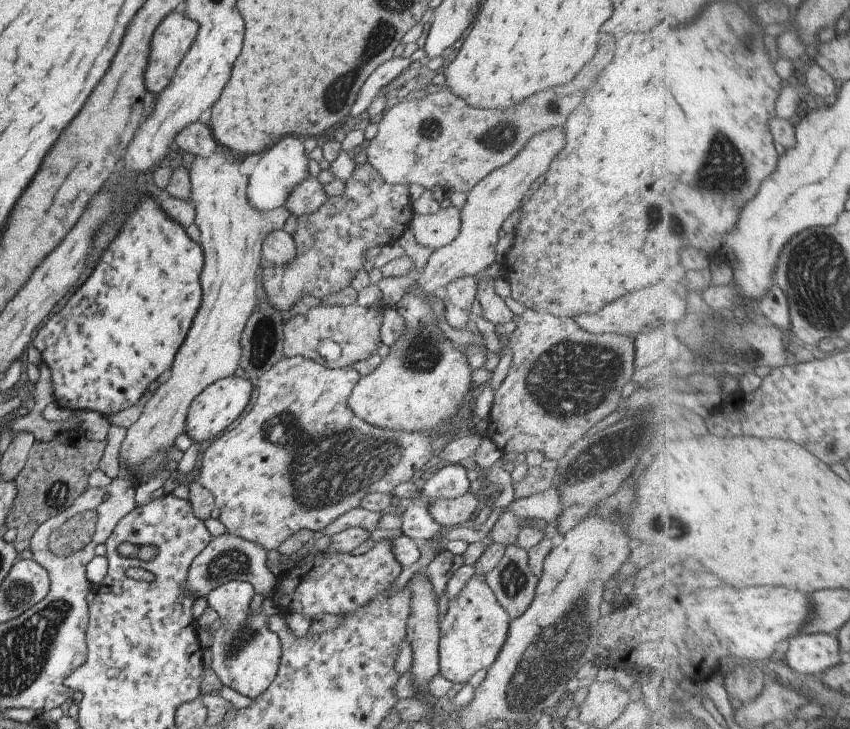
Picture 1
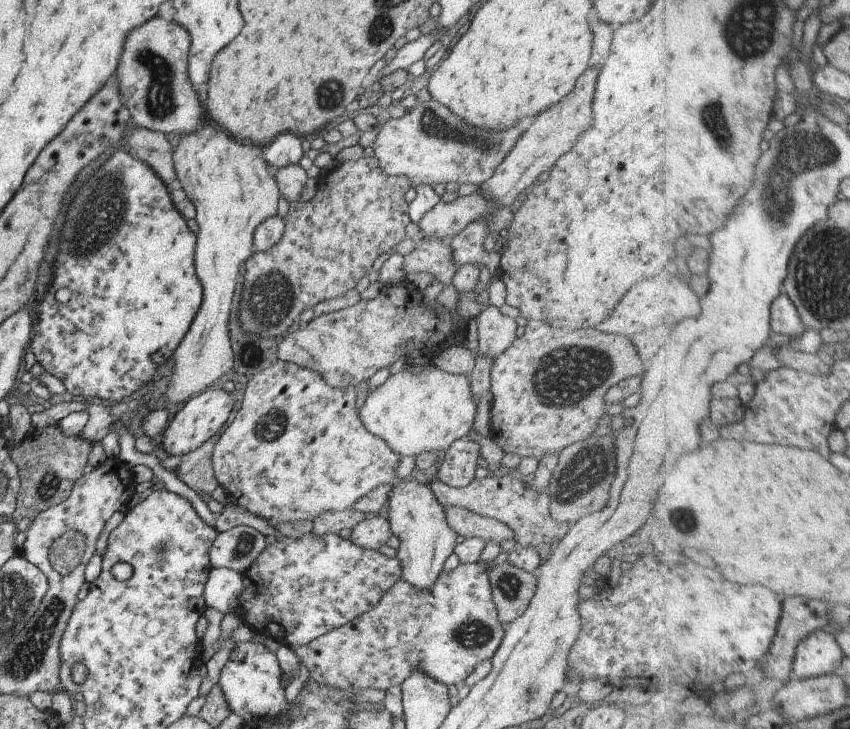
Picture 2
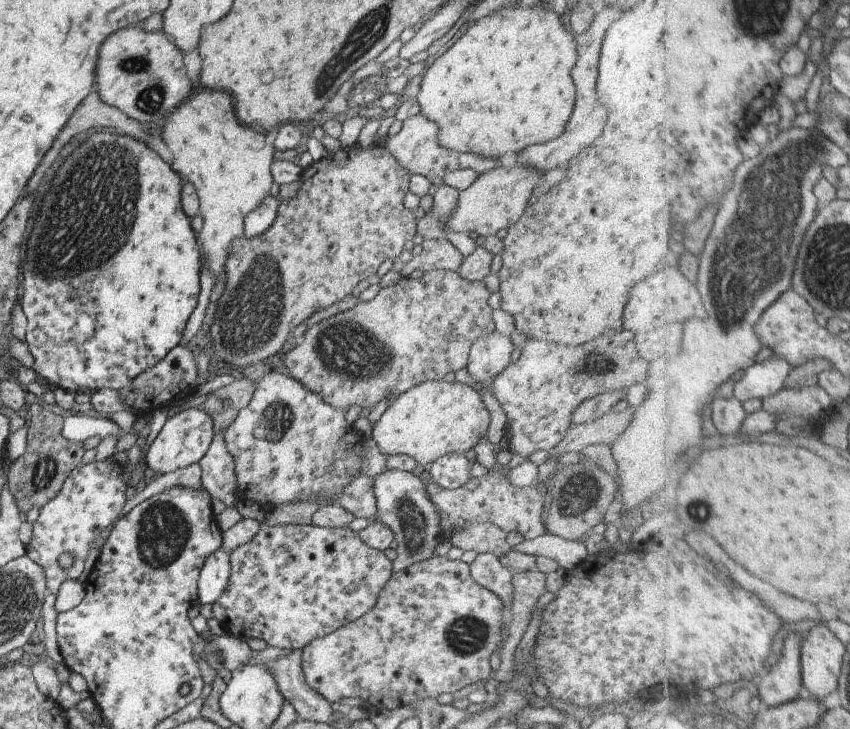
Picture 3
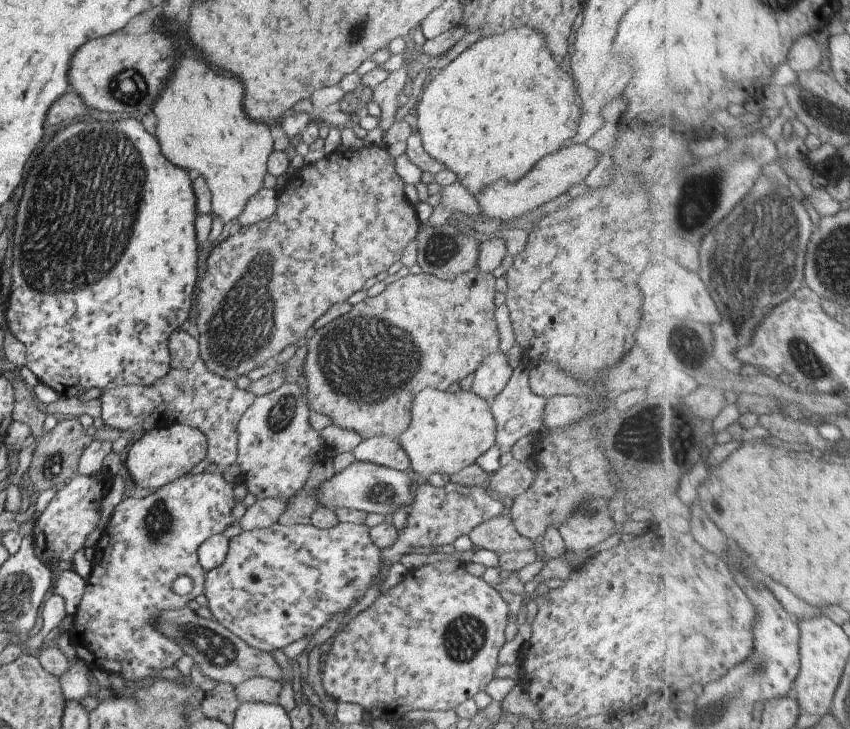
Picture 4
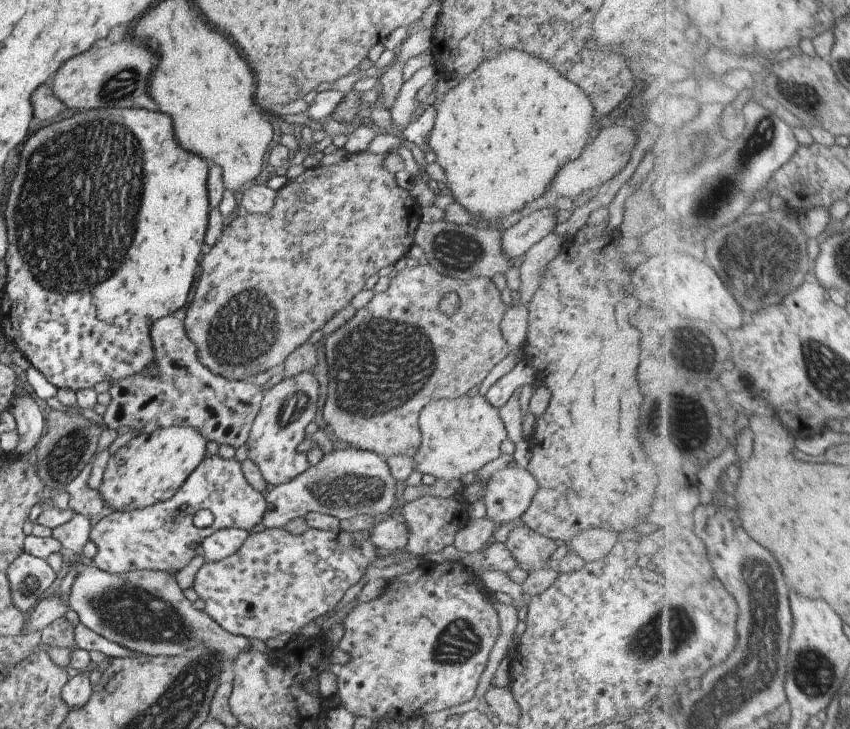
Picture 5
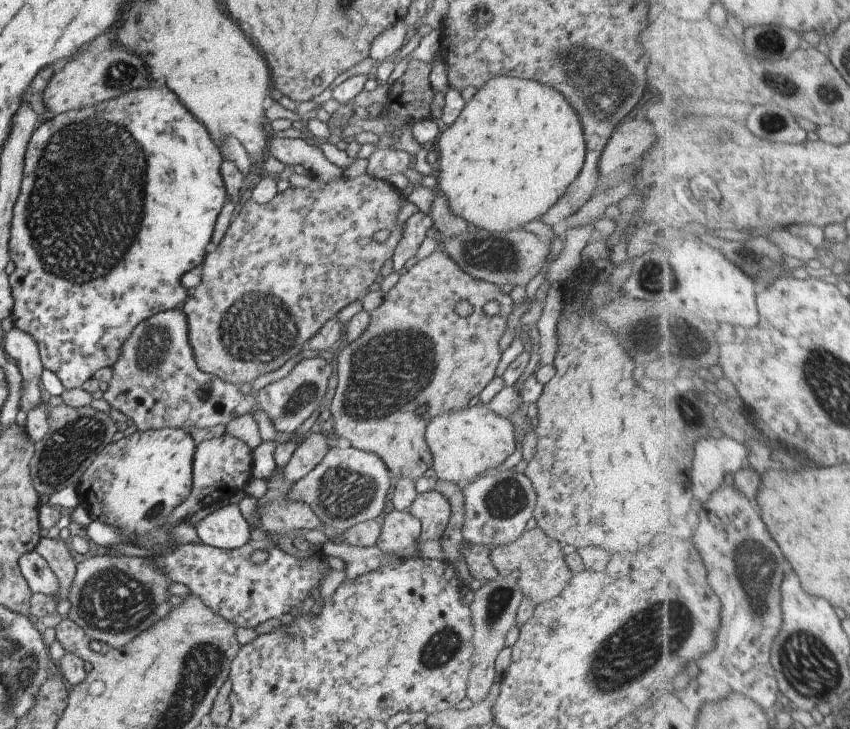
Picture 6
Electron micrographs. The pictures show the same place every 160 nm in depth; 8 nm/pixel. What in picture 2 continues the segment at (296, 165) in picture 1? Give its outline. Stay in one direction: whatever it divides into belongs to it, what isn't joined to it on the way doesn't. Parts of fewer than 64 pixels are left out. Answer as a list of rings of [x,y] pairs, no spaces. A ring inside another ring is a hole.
[[[285,132],[285,134],[279,134],[273,144],[265,150],[265,162],[273,168],[273,173],[283,166],[289,166],[289,164],[297,164],[302,157],[301,143],[302,138],[295,136],[291,132]]]

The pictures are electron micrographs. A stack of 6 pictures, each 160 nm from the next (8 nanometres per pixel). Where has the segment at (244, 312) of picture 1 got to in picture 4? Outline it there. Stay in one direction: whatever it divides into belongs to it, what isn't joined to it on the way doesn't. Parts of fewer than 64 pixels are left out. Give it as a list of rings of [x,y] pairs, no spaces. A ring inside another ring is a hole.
[[[189,46],[189,48],[183,52],[183,56],[177,58],[177,62],[175,62],[175,66],[173,66],[173,74],[169,74],[169,82],[165,82],[165,88],[161,90],[161,94],[157,96],[157,100],[155,100],[155,104],[153,104],[153,108],[151,108],[153,114],[155,114],[155,118],[157,118],[157,122],[155,122],[155,136],[157,136],[159,144],[161,144],[161,154],[163,154],[173,166],[181,164],[181,168],[185,168],[185,170],[191,170],[191,166],[195,166],[195,170],[205,178],[205,182],[207,182],[207,186],[209,186],[209,190],[211,190],[211,212],[217,214],[223,222],[236,218],[244,209],[246,200],[262,187],[263,176],[265,176],[266,173],[266,162],[269,153],[273,151],[272,144],[274,141],[271,138],[271,134],[269,134],[269,128],[267,128],[263,122],[253,122],[253,120],[249,120],[249,118],[243,114],[243,110],[241,110],[243,86],[241,86],[241,82],[239,82],[237,78],[227,78],[227,76],[229,76],[229,74],[225,74],[223,70],[213,70],[211,66],[207,66],[207,64],[203,62],[203,58],[199,56],[199,50],[193,48],[193,46]]]

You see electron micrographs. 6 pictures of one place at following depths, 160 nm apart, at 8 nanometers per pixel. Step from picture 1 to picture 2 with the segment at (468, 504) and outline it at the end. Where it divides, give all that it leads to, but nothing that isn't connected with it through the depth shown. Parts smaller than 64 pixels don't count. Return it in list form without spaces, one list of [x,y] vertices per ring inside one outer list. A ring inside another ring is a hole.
[[[441,506],[447,526],[457,535],[465,538],[481,538],[483,541],[495,541],[497,544],[513,539],[513,532],[507,526],[493,518],[469,512],[461,506]]]

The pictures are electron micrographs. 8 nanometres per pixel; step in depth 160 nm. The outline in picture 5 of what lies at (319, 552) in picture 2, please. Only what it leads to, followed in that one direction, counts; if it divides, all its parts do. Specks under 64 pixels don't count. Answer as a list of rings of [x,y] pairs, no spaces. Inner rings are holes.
[[[284,528],[249,532],[243,544],[231,556],[213,562],[205,561],[194,575],[191,588],[203,601],[202,610],[231,634],[262,641],[285,632],[294,637],[307,622],[321,621],[321,614],[329,613],[345,590],[363,576],[363,568],[373,562],[375,556],[375,547],[368,540],[368,534],[369,531],[352,533],[309,528],[297,535]]]

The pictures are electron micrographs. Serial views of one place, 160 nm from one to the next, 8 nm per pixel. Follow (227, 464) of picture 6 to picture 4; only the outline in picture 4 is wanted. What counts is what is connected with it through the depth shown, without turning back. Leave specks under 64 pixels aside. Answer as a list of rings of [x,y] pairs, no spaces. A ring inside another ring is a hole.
[[[206,471],[179,477],[152,493],[119,501],[95,544],[90,560],[91,572],[73,613],[73,625],[68,630],[70,642],[75,646],[75,657],[83,659],[91,668],[117,673],[123,682],[125,679],[139,681],[159,677],[162,668],[174,666],[173,662],[183,654],[182,648],[154,630],[154,618],[158,612],[180,609],[189,600],[202,594],[204,570],[197,560],[197,547],[206,538],[225,530],[235,519],[231,515],[231,508],[236,503],[232,485],[223,479],[222,474]],[[177,576],[189,576],[193,581],[189,593],[173,593],[171,582]]]

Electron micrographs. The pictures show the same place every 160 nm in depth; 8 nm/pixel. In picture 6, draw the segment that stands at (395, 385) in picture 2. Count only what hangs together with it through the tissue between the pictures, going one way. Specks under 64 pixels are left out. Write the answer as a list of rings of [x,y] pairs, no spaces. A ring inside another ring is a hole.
[[[481,402],[432,418],[424,430],[424,441],[431,453],[436,477],[459,485],[475,480],[487,468],[499,466],[515,450],[516,444],[511,421],[496,415]]]

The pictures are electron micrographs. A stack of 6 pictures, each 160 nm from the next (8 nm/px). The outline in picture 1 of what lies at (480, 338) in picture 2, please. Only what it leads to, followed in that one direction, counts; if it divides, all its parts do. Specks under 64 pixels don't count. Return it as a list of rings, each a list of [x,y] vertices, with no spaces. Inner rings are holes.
[[[484,274],[477,277],[476,298],[481,307],[482,317],[496,325],[504,325],[515,320],[515,315],[506,307],[492,288],[495,279],[485,278]]]

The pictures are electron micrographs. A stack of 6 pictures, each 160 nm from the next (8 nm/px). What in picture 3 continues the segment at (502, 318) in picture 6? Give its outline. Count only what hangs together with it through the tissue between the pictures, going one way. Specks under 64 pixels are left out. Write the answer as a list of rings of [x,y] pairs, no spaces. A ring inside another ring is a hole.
[[[427,270],[419,278],[407,277],[406,273],[403,272],[394,285],[379,288],[379,292],[371,300],[367,302],[357,301],[357,304],[353,308],[308,327],[302,336],[303,340],[301,340],[301,343],[296,344],[282,356],[284,364],[288,368],[291,378],[297,379],[307,390],[316,394],[319,399],[334,409],[347,411],[351,406],[359,406],[361,409],[371,410],[379,402],[386,402],[387,406],[389,406],[401,393],[405,393],[406,390],[413,388],[415,385],[425,381],[441,381],[441,378],[445,374],[449,374],[449,372],[453,374],[453,372],[457,372],[466,366],[468,352],[472,344],[477,339],[487,337],[488,334],[491,334],[495,330],[494,322],[492,321],[492,309],[487,303],[489,294],[482,281],[469,282],[461,278],[458,271]]]

